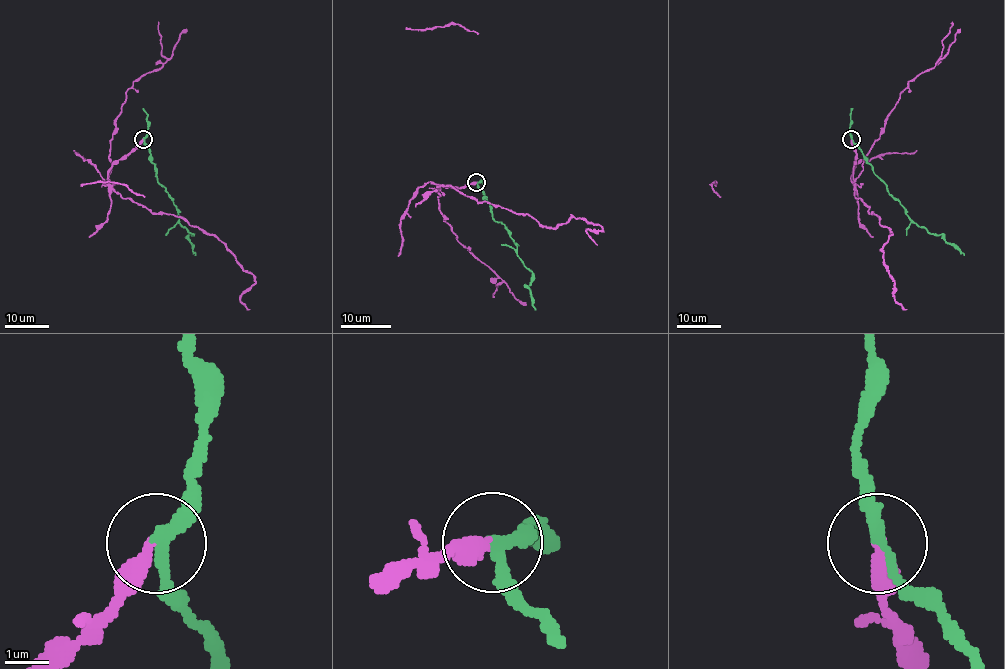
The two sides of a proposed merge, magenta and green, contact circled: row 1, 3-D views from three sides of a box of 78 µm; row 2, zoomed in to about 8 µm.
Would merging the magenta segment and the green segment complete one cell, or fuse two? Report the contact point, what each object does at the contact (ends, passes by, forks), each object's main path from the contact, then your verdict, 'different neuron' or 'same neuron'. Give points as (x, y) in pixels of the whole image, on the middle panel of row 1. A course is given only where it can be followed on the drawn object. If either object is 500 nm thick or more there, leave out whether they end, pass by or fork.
at (476, 182); magenta ends there; green passes by; magenta runs (477, 182), (459, 187), (437, 184), (548, 228), (585, 218), (602, 230), (586, 231), (597, 245); green runs (477, 182), (489, 204), (492, 216), (504, 225), (516, 243), (517, 255), (532, 273), (528, 288), (536, 309); different neuron

